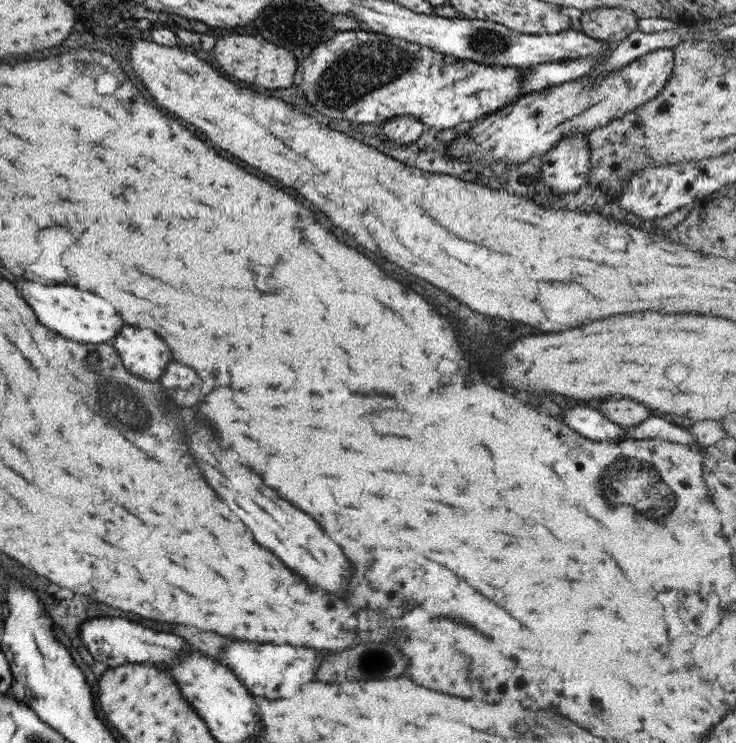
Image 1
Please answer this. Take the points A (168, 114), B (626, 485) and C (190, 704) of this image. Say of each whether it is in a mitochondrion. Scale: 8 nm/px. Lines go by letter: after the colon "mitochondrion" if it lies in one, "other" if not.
A: other
B: mitochondrion
C: other

